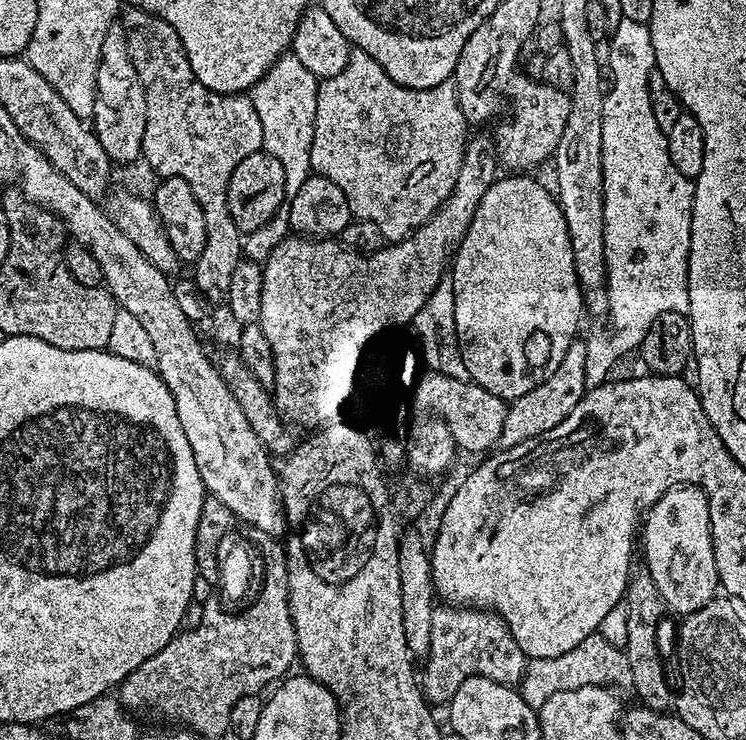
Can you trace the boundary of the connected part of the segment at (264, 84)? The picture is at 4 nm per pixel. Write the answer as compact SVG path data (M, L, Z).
M291 54L279 56L250 89L252 105L258 110L258 122L262 122L263 151L282 162L284 191L288 194L298 191L312 172L310 146L316 129L319 89L318 77L310 74L310 70Z

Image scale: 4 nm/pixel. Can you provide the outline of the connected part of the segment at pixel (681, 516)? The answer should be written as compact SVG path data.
M681 482L678 487L662 492L643 517L642 548L643 544L647 574L654 578L654 586L658 586L669 613L677 612L677 617L683 618L716 599L720 579L714 562L710 506L703 488Z

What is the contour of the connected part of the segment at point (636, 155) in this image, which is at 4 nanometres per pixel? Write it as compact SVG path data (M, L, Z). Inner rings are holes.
M622 19L618 22L616 28L611 29L608 44L608 56L606 52L606 68L612 71L612 85L607 85L602 102L602 170L604 171L604 242L605 242L605 260L604 265L607 268L607 288L609 298L609 308L606 315L606 322L612 328L605 332L592 332L586 339L586 382L589 386L603 384L609 379L612 367L616 364L619 356L624 356L628 351L639 349L641 342L646 338L646 330L662 314L667 312L687 313L690 306L690 294L688 293L688 255L690 254L690 234L692 233L692 203L696 190L695 183L689 177L684 176L678 170L678 166L672 161L672 155L668 149L668 138L665 129L660 129L660 120L652 113L654 101L650 91L648 79L654 76L656 59L654 58L654 46L650 38L650 30L647 24L642 22L630 22Z

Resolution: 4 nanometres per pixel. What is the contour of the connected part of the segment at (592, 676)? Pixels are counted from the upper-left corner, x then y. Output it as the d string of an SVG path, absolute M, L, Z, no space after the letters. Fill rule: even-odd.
M593 634L578 642L574 650L566 650L566 654L558 654L558 658L528 660L518 691L527 704L539 710L550 698L554 698L554 694L562 694L562 690L578 690L582 686L611 686L616 690L631 689L630 662L623 648L612 645L601 634Z

